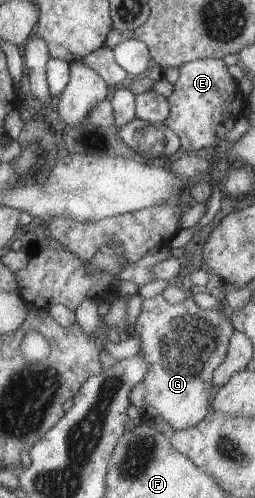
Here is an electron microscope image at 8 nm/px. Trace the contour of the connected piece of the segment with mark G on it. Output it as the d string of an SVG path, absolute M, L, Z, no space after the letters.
M162 294L144 298L131 332L140 336L139 356L145 358L149 368L144 379L131 389L130 403L147 419L160 417L160 421L168 421L175 431L196 427L206 417L213 375L226 357L234 331L222 312L201 309L191 295L174 304Z

